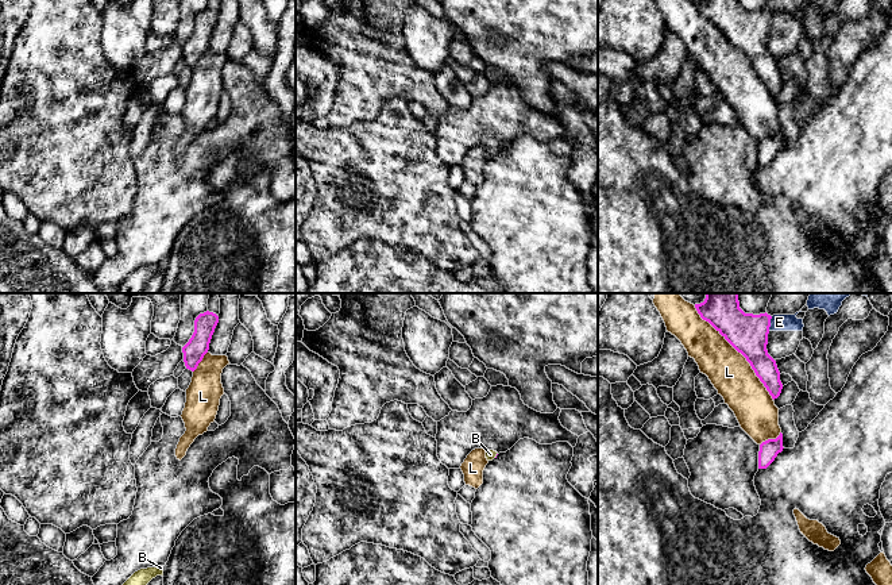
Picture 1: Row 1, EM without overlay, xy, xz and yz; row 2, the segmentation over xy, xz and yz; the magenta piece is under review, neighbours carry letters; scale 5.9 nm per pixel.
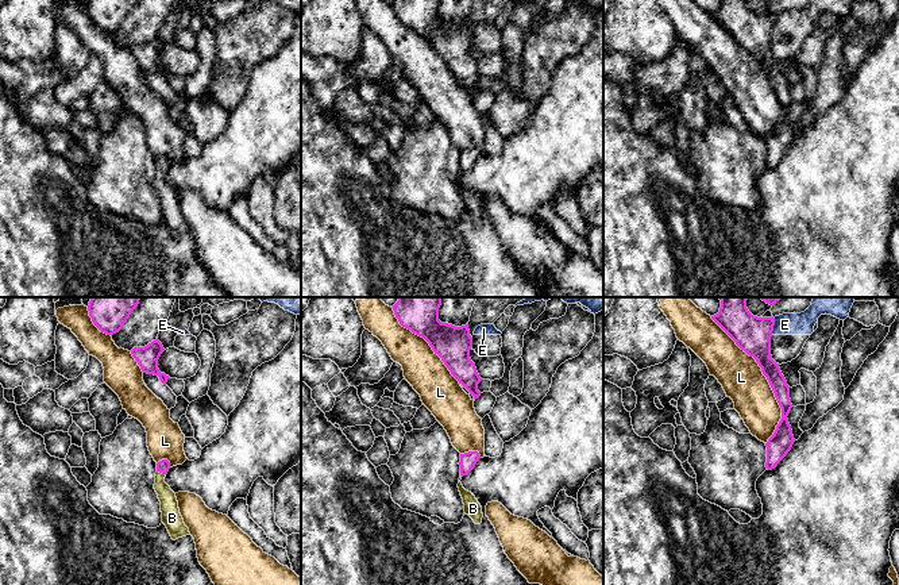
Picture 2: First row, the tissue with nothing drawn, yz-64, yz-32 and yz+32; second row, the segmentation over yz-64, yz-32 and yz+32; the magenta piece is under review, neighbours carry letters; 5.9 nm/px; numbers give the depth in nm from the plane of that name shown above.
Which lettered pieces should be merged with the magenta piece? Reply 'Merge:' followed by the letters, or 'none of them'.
Merge: B

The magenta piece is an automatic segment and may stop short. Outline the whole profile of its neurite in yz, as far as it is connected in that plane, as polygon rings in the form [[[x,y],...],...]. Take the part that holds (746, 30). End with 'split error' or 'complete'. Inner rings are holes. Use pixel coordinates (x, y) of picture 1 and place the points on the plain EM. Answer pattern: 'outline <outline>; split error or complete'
outline [[[700,0],[695,5],[703,18],[746,55],[772,96],[777,96],[783,81],[776,58],[766,47],[772,14],[766,9],[745,11],[740,0]]]; complete

